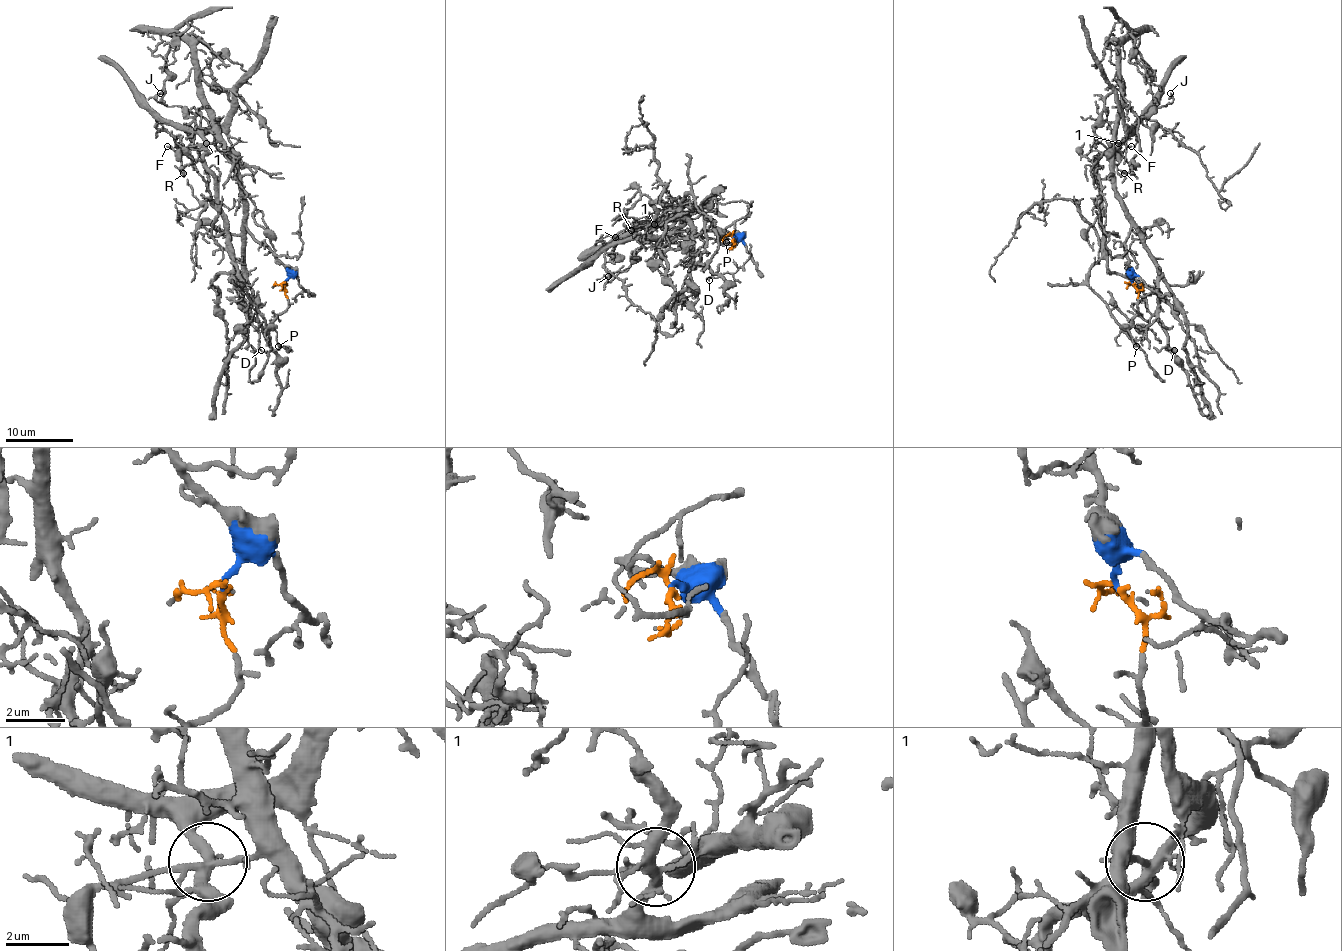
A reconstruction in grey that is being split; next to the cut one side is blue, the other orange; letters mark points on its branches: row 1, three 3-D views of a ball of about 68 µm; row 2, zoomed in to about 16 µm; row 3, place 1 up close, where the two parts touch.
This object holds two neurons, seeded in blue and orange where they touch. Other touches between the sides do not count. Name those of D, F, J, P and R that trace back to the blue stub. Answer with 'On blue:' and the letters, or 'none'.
On blue: D, F, J, R

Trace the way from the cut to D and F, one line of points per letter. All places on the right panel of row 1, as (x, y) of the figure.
D: (1132, 284), (1125, 240), (1133, 228), (1157, 268), (1157, 316), (1171, 352), (1174, 350)
F: (1132, 284), (1132, 268), (1125, 245), (1130, 214), (1115, 185), (1113, 160), (1115, 141), (1123, 151), (1132, 146)

